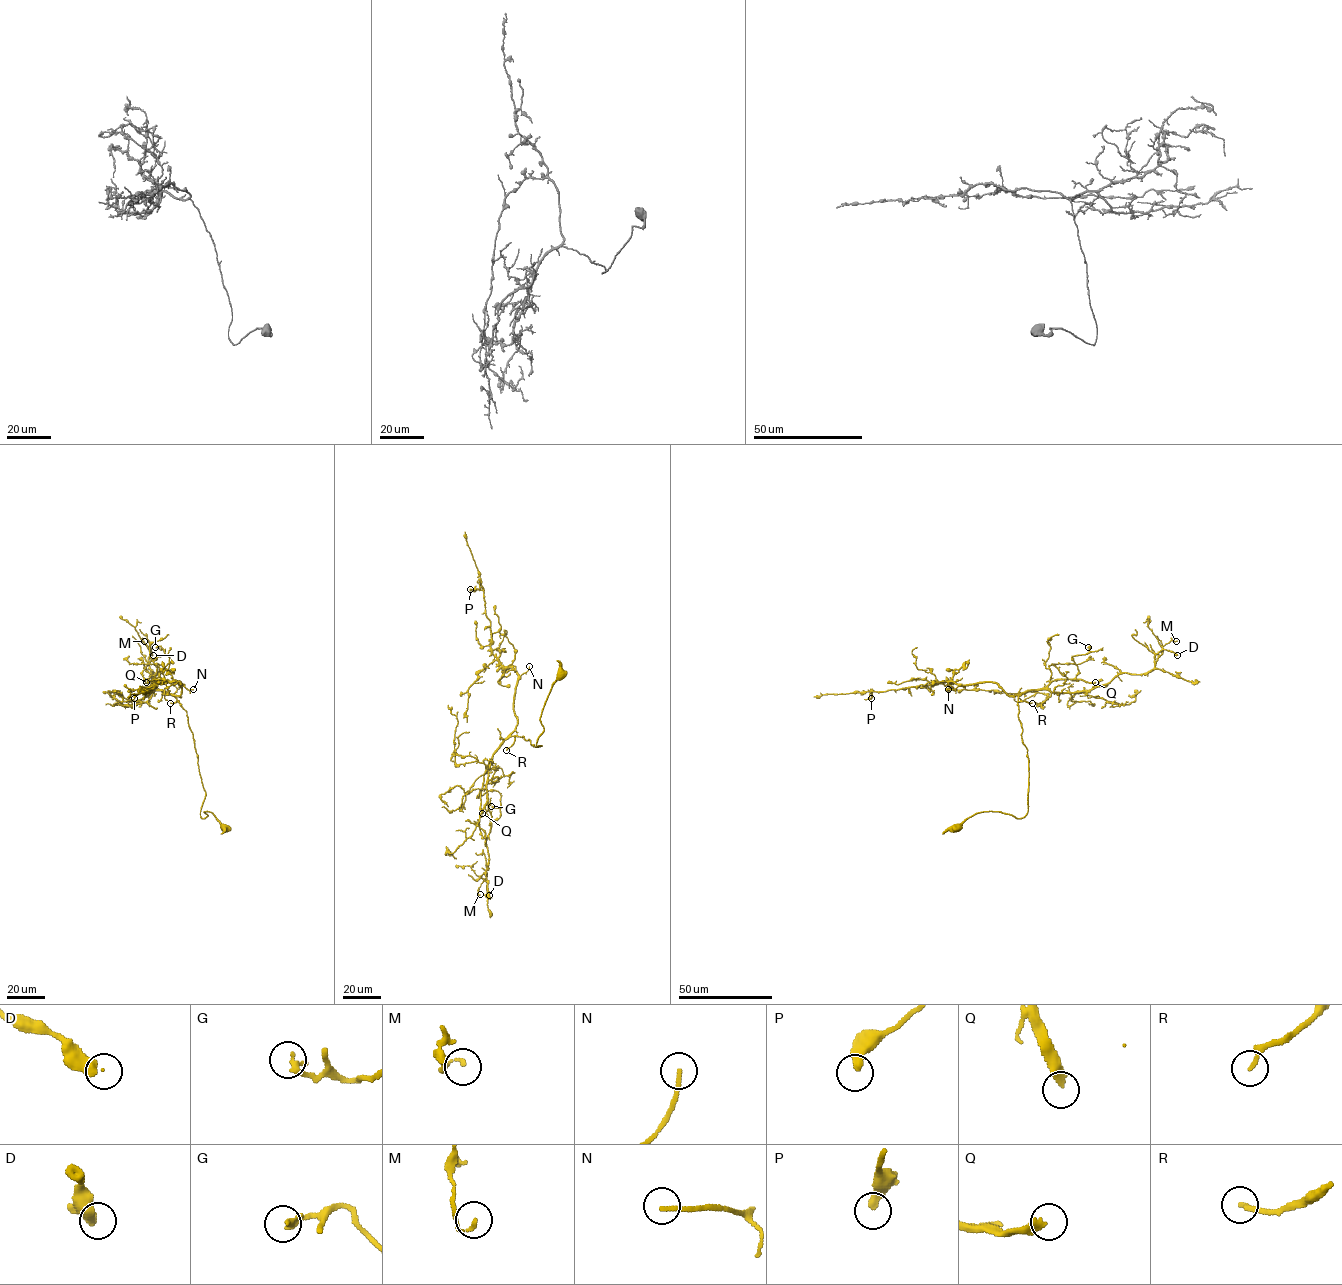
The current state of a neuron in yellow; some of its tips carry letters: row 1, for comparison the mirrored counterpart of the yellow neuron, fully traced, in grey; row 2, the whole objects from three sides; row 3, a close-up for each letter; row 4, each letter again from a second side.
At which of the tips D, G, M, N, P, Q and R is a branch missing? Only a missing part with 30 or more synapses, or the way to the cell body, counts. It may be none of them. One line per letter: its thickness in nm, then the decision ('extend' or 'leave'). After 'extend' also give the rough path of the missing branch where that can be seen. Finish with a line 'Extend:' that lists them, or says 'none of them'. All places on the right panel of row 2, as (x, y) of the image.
D: calibre 360 nm; leave
G: calibre 260 nm; leave
M: calibre 140 nm; leave
N: calibre 180 nm; leave
P: calibre 360 nm; leave
Q: calibre 280 nm; extend; course (1095, 682), (1107, 672), (1108, 661), (1114, 653), (1110, 639), (1098, 633), (1076, 630), (1070, 633), (1073, 638)
R: calibre 220 nm; leave
Extend: Q

